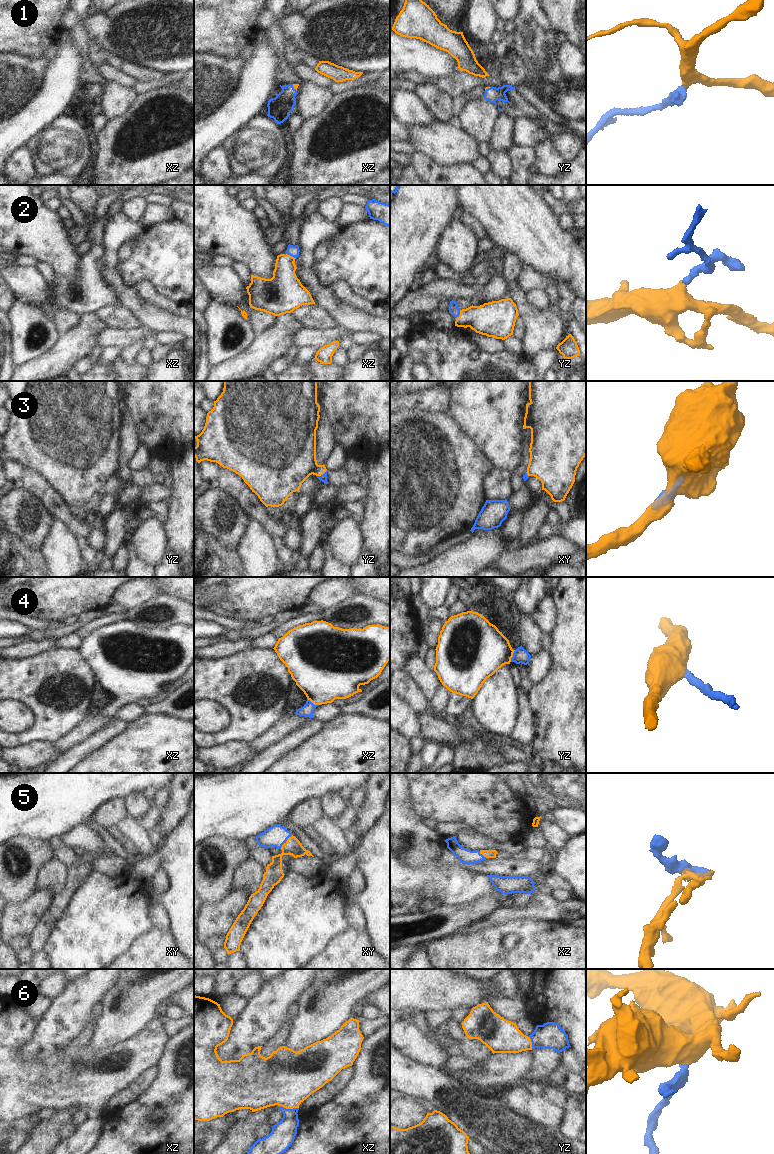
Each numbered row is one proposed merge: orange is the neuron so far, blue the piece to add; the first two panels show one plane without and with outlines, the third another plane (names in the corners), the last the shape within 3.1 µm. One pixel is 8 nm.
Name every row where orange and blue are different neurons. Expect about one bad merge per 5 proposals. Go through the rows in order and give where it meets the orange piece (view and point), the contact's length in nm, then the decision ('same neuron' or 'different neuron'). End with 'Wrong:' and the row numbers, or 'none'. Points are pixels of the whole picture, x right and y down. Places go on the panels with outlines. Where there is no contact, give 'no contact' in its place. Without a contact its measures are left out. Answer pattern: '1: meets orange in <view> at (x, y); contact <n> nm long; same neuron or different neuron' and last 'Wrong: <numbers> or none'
1: meets orange in xz at (294, 88); contact 60 nm long; same neuron
2: meets orange in yz at (460, 314); contact 80 nm long; same neuron
3: meets orange in yz at (322, 474); contact 100 nm long; same neuron
4: meets orange in yz at (512, 656); contact 100 nm long; same neuron
5: meets orange in xy at (286, 841); contact 160 nm long; same neuron
6: meets orange in xz at (289, 1108); contact 160 nm long; same neuron
Wrong: none

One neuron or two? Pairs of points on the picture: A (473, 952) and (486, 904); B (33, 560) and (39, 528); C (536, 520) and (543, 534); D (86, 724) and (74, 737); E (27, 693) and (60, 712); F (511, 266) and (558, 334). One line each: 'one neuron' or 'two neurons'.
A: two neurons
B: two neurons
C: two neurons
D: one neuron
E: one neuron
F: one neuron

